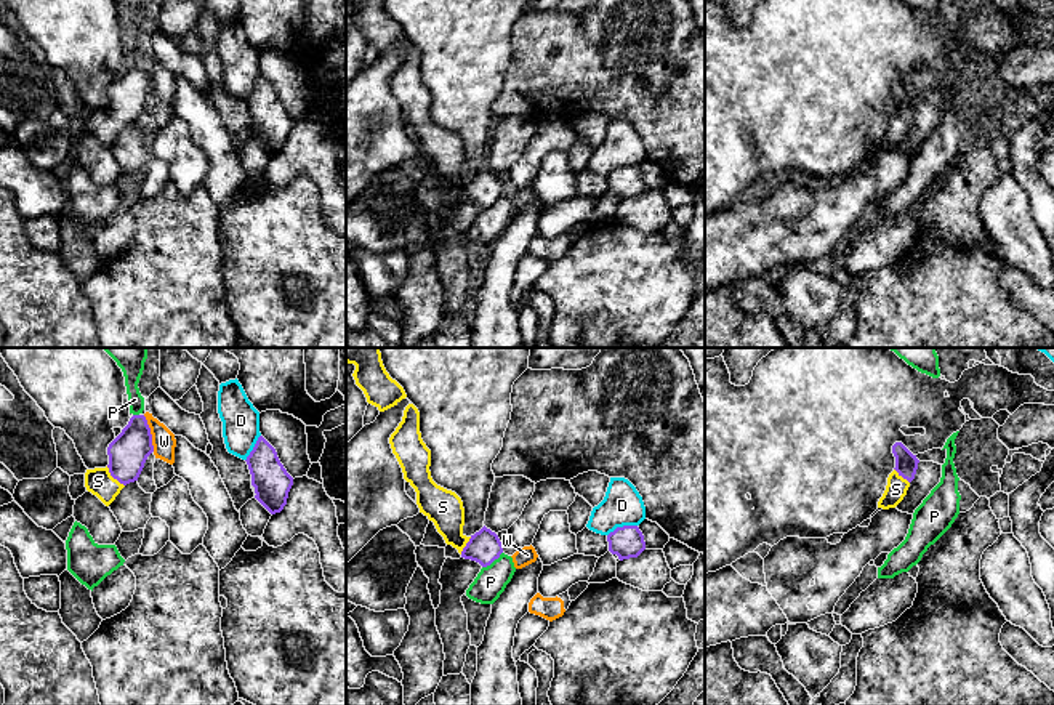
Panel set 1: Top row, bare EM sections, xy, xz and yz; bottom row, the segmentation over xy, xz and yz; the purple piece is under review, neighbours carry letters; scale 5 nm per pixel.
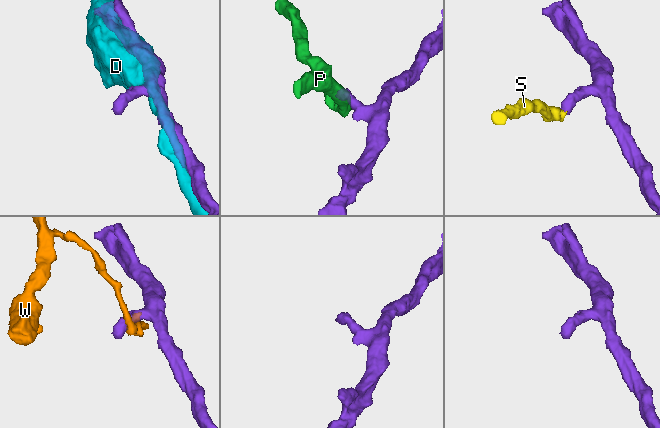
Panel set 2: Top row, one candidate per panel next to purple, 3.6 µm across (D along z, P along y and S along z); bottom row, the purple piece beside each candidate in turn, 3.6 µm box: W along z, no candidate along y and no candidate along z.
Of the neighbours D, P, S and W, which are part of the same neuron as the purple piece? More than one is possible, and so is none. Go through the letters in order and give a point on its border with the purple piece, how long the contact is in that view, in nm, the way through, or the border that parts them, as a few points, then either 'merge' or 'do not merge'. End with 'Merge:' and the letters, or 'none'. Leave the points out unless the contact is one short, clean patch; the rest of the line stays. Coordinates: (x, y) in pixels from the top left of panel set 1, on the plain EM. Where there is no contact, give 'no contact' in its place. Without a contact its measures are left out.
D: meets purple in xz at (623, 167); contact 160 nm long; do not merge
P: meets purple in xz at (492, 202); contact 130 nm long; border along xz (502, 193), (482, 209); do not merge
S: meets purple in xy at (114, 119); contact 140 nm long; runs through xy (128, 93), (124, 109), (114, 119), (98, 122); merge
W: meets purple in xy at (149, 74); contact 190 nm long; do not merge
Merge: S

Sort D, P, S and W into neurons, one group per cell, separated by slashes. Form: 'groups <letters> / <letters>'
groups D / P / S / W

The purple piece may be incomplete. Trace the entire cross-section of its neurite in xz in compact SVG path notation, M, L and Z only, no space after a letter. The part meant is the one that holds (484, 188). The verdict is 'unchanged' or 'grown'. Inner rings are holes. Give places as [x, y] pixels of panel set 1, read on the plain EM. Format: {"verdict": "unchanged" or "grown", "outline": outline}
{"verdict": "grown", "outline": "M413 45L404 51L402 62L389 79L392 95L396 96L404 120L416 133L416 146L447 186L458 191L461 199L490 207L503 194L503 186L495 173L485 167L471 178L463 175L465 149L461 139L431 119L431 91L421 80L420 53Z"}

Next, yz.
{"verdict": "grown", "outline": "M902 83L892 87L895 98L895 109L887 119L887 127L883 138L878 143L878 149L889 151L895 149L915 120L919 101L913 96Z"}

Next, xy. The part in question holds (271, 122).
{"verdict": "unchanged", "outline": "M259 77L245 103L251 115L255 139L271 155L280 154L287 146L293 119L280 104L276 90Z"}

